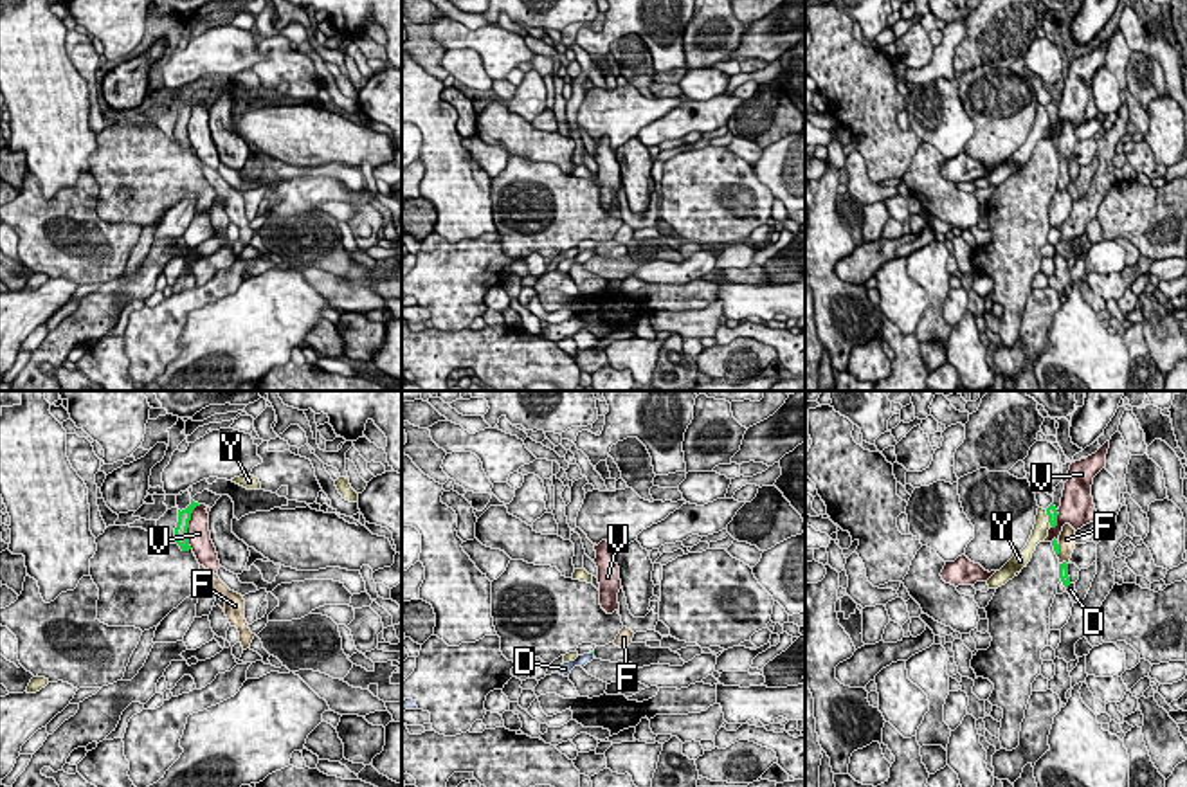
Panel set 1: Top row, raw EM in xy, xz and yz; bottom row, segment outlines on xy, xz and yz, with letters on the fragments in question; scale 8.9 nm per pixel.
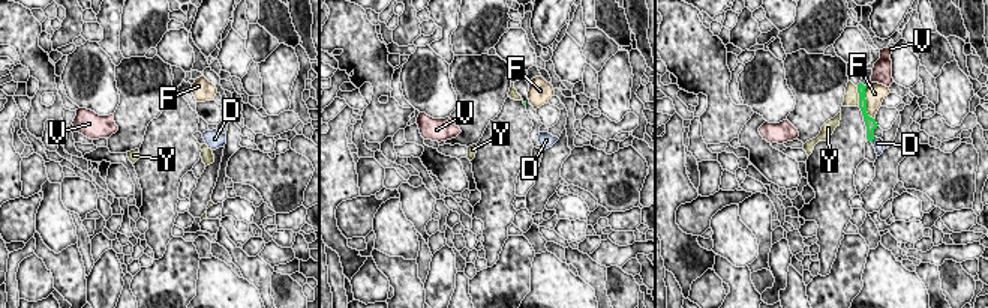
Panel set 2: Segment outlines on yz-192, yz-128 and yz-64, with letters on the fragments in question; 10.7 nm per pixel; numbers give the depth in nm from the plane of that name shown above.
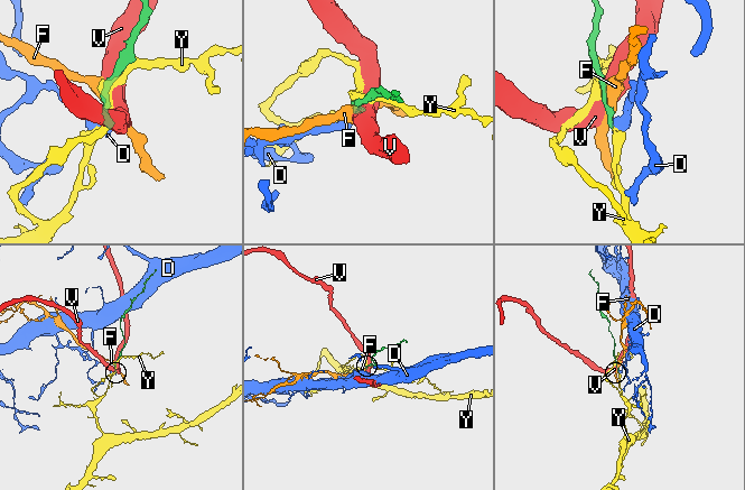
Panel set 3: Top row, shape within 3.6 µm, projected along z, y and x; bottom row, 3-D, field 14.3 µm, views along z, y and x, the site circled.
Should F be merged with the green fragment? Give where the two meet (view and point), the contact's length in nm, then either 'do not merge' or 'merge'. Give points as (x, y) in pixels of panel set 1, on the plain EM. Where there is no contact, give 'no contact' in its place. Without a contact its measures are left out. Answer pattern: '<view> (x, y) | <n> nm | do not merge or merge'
yz (1063, 159) | 80 nm | do not merge

